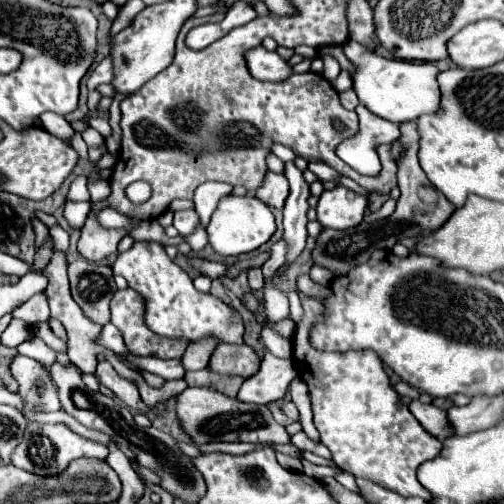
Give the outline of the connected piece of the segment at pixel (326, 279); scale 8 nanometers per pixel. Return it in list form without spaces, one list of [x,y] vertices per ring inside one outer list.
[[[313,266],[311,272],[309,272],[309,276],[311,276],[313,282],[323,284],[323,286],[329,286],[329,282],[333,280],[333,274],[327,268],[323,268],[323,266]]]

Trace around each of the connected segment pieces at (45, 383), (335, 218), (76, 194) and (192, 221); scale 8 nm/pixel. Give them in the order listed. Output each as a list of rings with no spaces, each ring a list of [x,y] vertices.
[[[19,354],[11,364],[11,374],[19,382],[19,394],[25,398],[27,408],[43,412],[53,412],[61,408],[57,388],[51,382],[49,372],[39,362]]]
[[[335,186],[321,192],[317,202],[317,220],[325,228],[345,230],[357,226],[363,220],[365,208],[367,198],[363,194],[357,194],[345,186]]]
[[[77,176],[71,184],[69,190],[69,200],[89,200],[89,192],[87,192],[87,178],[85,176]]]
[[[183,210],[183,212],[175,212],[175,220],[173,226],[179,230],[181,236],[189,236],[197,230],[199,226],[199,216],[195,210]]]

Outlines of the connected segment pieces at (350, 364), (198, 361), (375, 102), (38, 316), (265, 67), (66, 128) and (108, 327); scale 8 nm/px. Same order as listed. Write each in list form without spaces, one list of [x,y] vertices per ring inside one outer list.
[[[301,298],[303,318],[295,324],[293,362],[299,378],[309,386],[313,424],[321,434],[321,442],[331,450],[333,462],[359,478],[371,480],[401,496],[419,496],[431,500],[431,492],[417,480],[417,468],[439,456],[443,442],[433,438],[401,402],[399,394],[383,370],[383,362],[373,350],[351,350],[345,354],[315,352],[307,340],[313,320],[321,314],[317,298]]]
[[[203,338],[199,342],[191,342],[181,358],[185,370],[203,370],[207,368],[207,362],[211,358],[211,352],[215,350],[219,342],[215,338]]]
[[[353,40],[345,44],[345,56],[349,58],[351,64],[355,64],[355,72],[351,74],[353,90],[359,102],[373,114],[389,122],[401,124],[439,110],[439,100],[441,100],[439,86],[437,86],[439,68],[435,64],[431,62],[415,64],[415,62],[405,62],[395,58],[383,58]]]
[[[37,294],[33,298],[29,298],[21,308],[13,310],[13,318],[25,320],[29,324],[37,324],[37,322],[45,322],[49,318],[47,312],[47,298],[43,294]]]
[[[255,46],[247,50],[245,62],[247,62],[249,74],[259,80],[281,82],[287,76],[291,76],[291,66],[277,52],[269,52],[263,46]]]
[[[45,112],[43,116],[41,116],[41,122],[43,122],[43,128],[49,132],[49,134],[53,134],[53,136],[57,136],[57,138],[61,138],[61,140],[71,140],[73,138],[73,128],[69,126],[69,122],[63,118],[63,116],[59,116],[59,114],[53,114],[53,112]]]
[[[105,324],[101,328],[101,334],[97,338],[97,344],[101,344],[107,350],[113,350],[117,356],[127,354],[127,348],[123,348],[123,338],[119,336],[119,332],[117,332],[117,328],[113,324]]]

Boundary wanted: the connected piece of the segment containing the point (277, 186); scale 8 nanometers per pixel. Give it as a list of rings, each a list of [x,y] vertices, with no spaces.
[[[267,170],[265,178],[263,178],[263,184],[255,190],[255,196],[257,196],[261,202],[265,202],[269,208],[283,210],[287,192],[289,192],[287,178],[285,178],[283,174],[275,174],[275,172]]]

